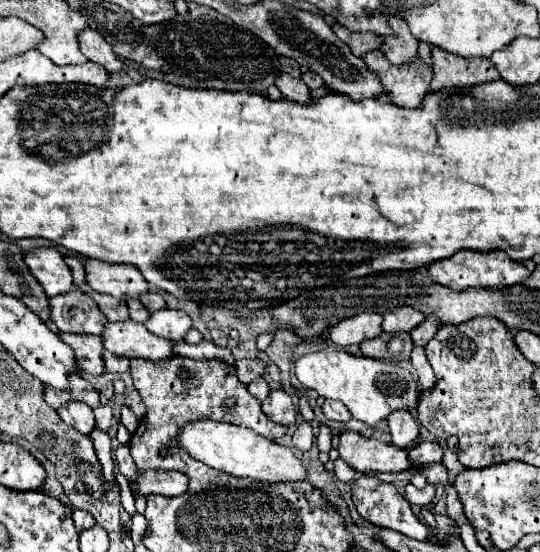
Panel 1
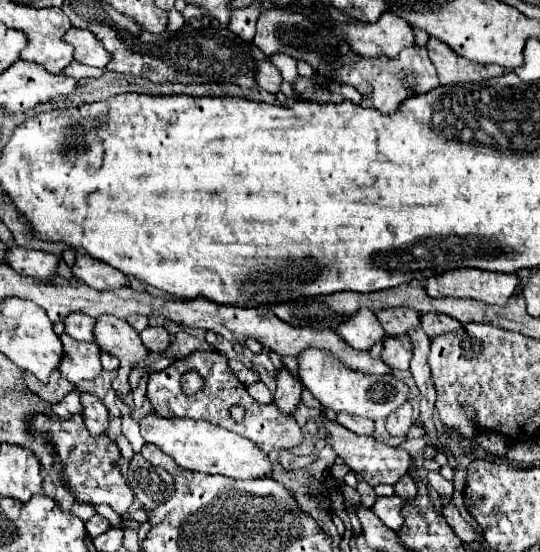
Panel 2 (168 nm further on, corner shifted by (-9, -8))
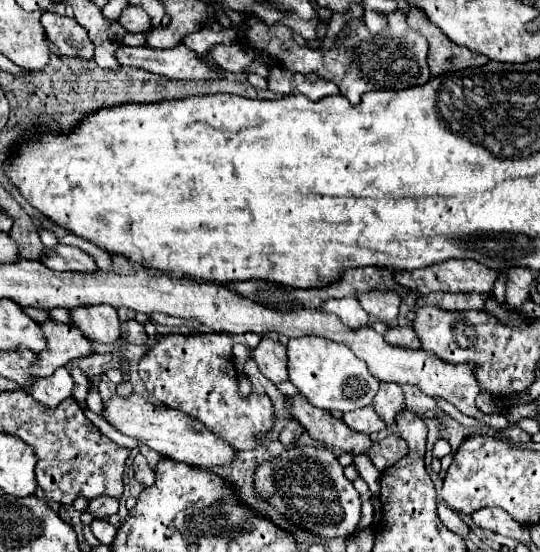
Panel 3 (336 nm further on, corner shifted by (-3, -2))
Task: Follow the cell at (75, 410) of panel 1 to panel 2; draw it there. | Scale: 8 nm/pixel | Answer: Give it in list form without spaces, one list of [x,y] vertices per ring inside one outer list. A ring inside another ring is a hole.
[[[68,393],[68,397],[64,397],[58,405],[52,405],[52,413],[54,415],[60,415],[64,419],[68,417],[74,417],[74,415],[82,415],[84,409],[82,409],[82,403],[80,403],[80,393]]]

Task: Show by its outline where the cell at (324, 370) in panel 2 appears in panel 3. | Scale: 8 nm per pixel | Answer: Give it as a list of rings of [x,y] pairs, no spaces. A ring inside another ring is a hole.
[[[298,337],[288,341],[288,379],[314,407],[324,411],[352,411],[372,403],[380,385],[368,367],[342,343],[324,337]]]

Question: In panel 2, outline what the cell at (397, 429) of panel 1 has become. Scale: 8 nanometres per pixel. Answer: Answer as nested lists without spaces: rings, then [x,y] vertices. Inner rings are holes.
[[[406,403],[402,405],[402,409],[394,411],[388,419],[386,419],[386,429],[392,437],[402,437],[406,439],[408,429],[412,427],[412,405]]]

